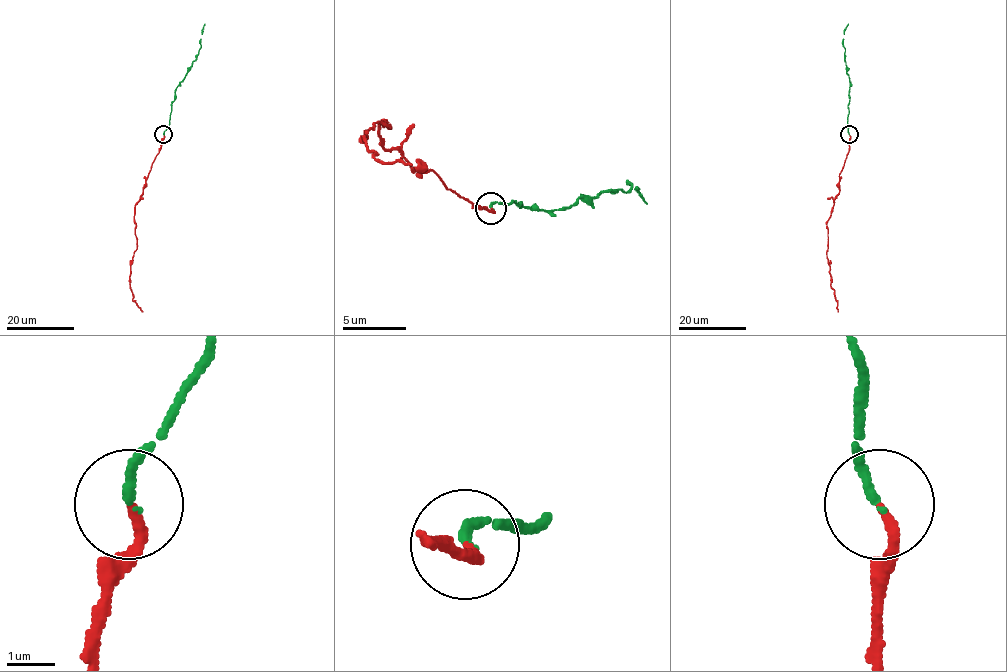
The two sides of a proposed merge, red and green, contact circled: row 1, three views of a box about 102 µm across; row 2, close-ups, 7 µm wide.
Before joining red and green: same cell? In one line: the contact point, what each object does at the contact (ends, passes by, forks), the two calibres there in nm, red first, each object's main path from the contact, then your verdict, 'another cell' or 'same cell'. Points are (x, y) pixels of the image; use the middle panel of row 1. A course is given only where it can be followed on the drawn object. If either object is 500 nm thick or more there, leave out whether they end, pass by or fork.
at (491, 208); red ends there; green ends there; 190 nm thick on the red side, 170 nm on the other; red runs (491, 207), (383, 147), (386, 121), (364, 134), (374, 156), (412, 166); green runs (491, 207), (520, 201), (530, 210), (533, 204), (561, 210), (577, 198), (631, 185), (647, 204); same cell

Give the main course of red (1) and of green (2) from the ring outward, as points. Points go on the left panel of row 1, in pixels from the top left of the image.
1: (164, 135), (143, 194), (135, 205), (137, 248), (130, 267), (130, 287), (132, 300), (143, 311)
2: (164, 135), (174, 90), (196, 59), (205, 24)

